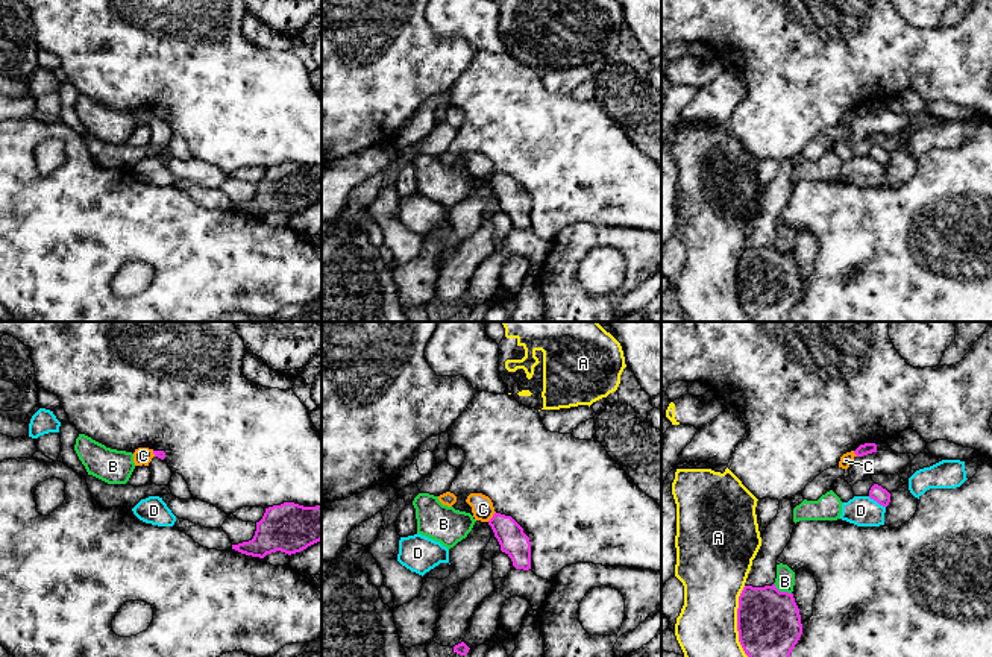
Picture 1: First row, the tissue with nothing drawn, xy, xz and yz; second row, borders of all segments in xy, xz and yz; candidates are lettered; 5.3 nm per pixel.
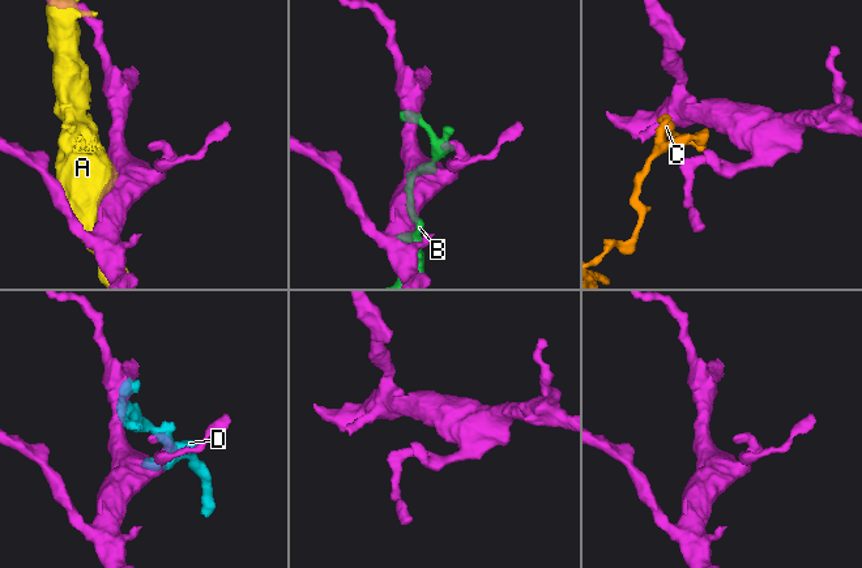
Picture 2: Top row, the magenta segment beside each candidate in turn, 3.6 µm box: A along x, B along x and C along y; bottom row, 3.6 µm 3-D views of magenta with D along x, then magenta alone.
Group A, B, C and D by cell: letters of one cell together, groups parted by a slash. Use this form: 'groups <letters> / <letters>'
groups A / B / C / D

